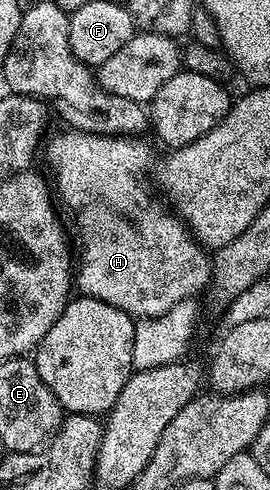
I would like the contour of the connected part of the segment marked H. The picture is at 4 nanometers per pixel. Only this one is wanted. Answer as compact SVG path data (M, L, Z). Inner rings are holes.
M76 130L64 131L59 133L58 136L51 137L50 140L48 137L44 141L43 152L45 148L45 160L49 163L50 170L53 171L51 184L55 189L56 199L60 203L62 200L73 211L73 220L77 223L77 236L81 239L81 253L78 251L75 256L76 291L82 296L90 296L96 300L107 302L134 318L148 318L158 316L159 314L167 314L167 310L171 310L171 306L175 306L175 302L183 302L184 300L192 300L200 297L200 292L204 293L209 287L211 279L211 256L206 249L197 243L197 239L193 236L193 233L186 228L184 220L176 212L167 207L166 201L159 198L156 191L153 191L154 193L149 192L148 186L145 185L145 171L149 167L150 171L155 164L152 146L144 144L146 142L144 139L131 136L96 136L90 132L79 132Z

